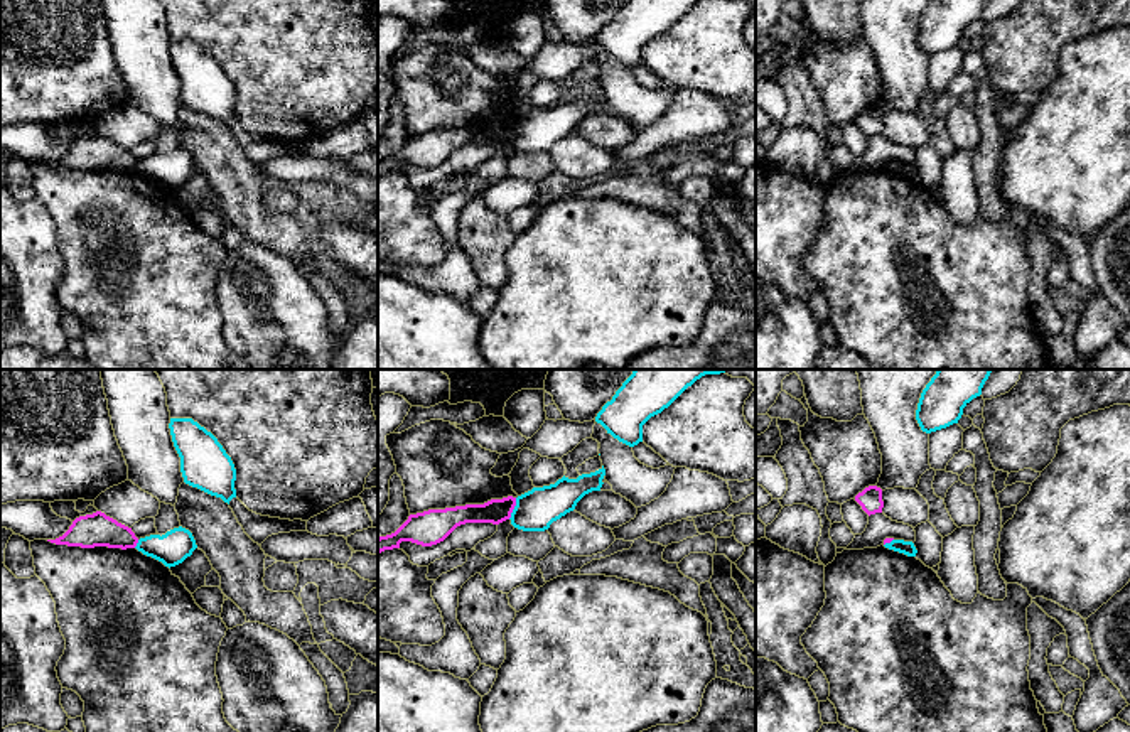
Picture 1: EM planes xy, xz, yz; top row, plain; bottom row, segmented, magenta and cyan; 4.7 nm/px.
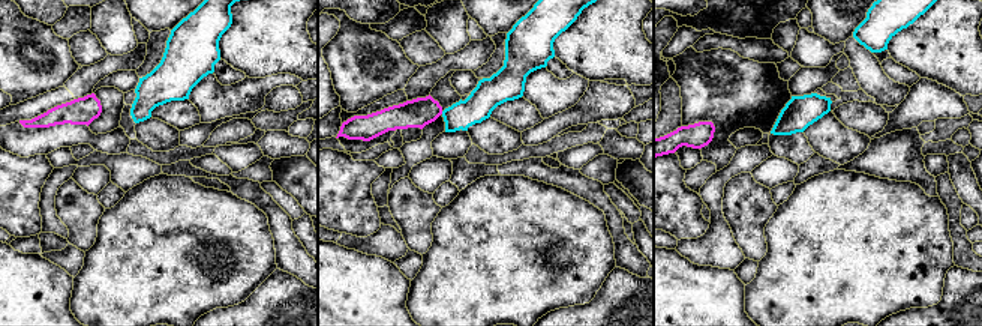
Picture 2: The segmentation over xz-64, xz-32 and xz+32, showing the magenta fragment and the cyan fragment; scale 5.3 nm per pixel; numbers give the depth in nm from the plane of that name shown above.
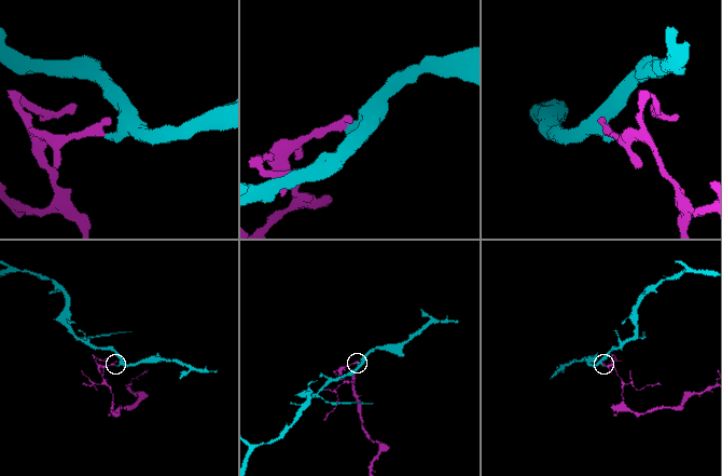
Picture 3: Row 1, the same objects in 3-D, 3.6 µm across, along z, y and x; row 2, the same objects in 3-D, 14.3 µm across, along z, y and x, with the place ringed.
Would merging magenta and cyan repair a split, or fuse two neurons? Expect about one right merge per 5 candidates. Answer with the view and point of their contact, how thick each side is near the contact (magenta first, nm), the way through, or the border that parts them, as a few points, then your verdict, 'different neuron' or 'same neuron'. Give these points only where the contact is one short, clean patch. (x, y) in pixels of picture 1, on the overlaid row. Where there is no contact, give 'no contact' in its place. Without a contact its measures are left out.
xz (513, 508) | 120/190 nm | along xz (516, 498), (516, 505), (508, 518) | different neuron

